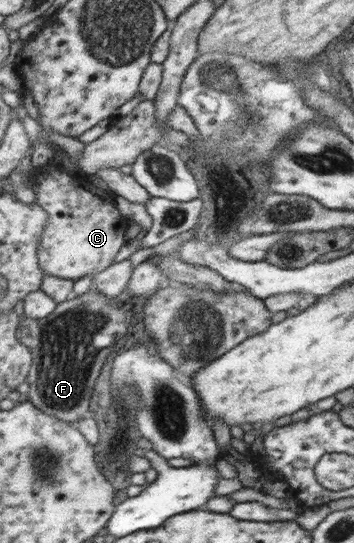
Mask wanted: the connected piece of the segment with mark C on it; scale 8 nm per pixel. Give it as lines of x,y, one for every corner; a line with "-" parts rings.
64,165
36,169
30,180
38,182
34,188
35,203
48,214
48,224
43,228
37,250
39,268
46,275
77,281
84,276
94,276
112,266
112,261
120,248
129,242
126,230
131,224
130,219
125,217
116,206
115,194
110,190
94,186
87,176

